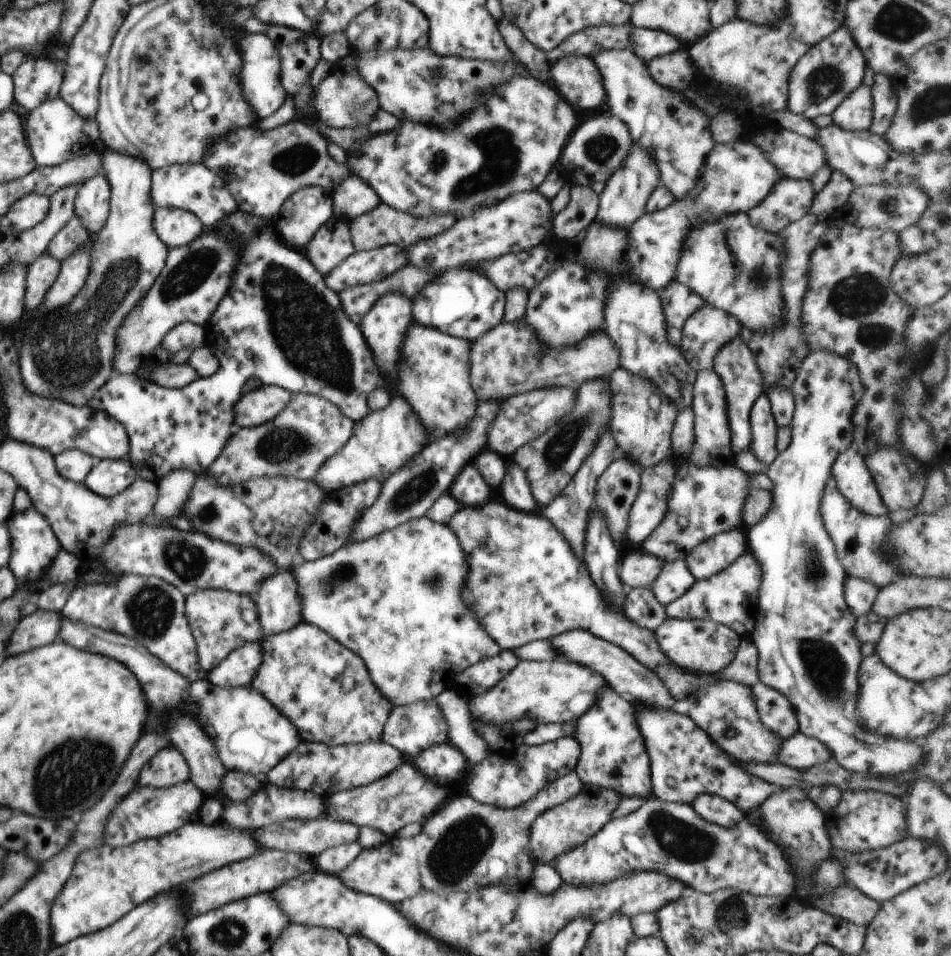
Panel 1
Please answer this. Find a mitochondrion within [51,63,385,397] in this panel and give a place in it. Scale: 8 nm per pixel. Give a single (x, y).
(304, 329)

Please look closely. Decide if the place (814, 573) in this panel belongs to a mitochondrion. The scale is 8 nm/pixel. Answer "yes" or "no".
yes

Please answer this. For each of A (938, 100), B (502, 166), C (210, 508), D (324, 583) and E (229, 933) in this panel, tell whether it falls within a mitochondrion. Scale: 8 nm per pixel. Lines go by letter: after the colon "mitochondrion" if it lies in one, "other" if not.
A: mitochondrion
B: mitochondrion
C: mitochondrion
D: mitochondrion
E: mitochondrion

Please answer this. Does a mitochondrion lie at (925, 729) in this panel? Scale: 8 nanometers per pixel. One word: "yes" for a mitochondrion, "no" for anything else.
no

